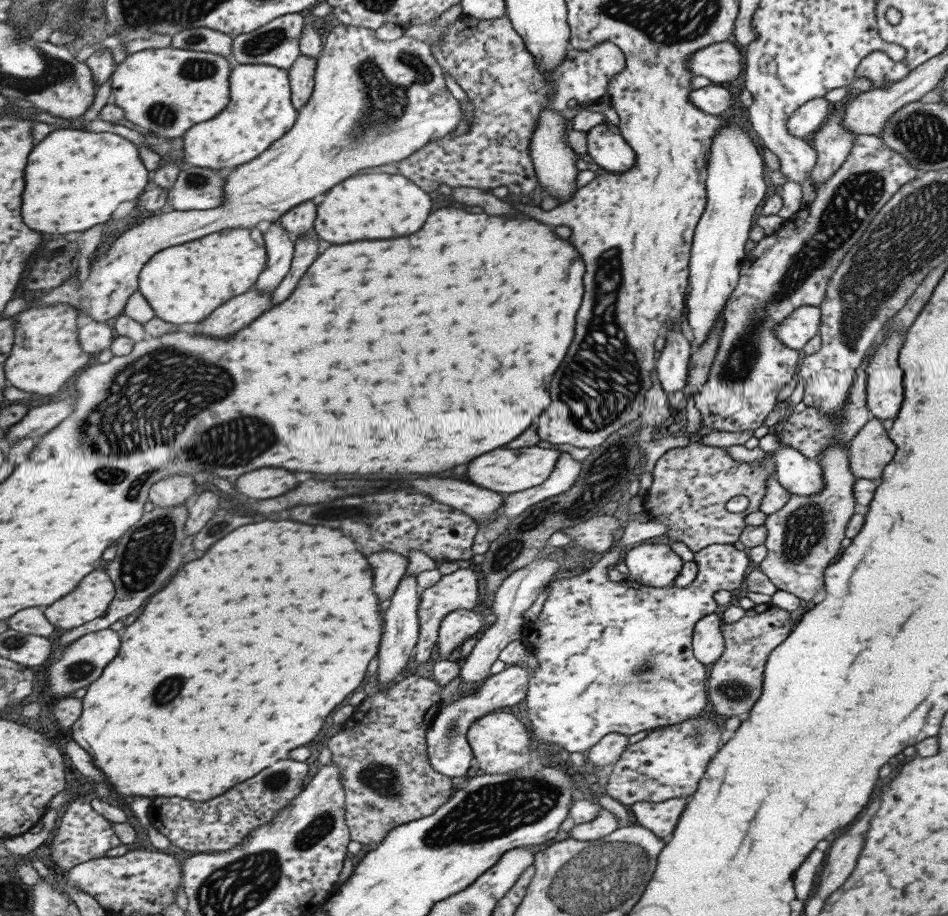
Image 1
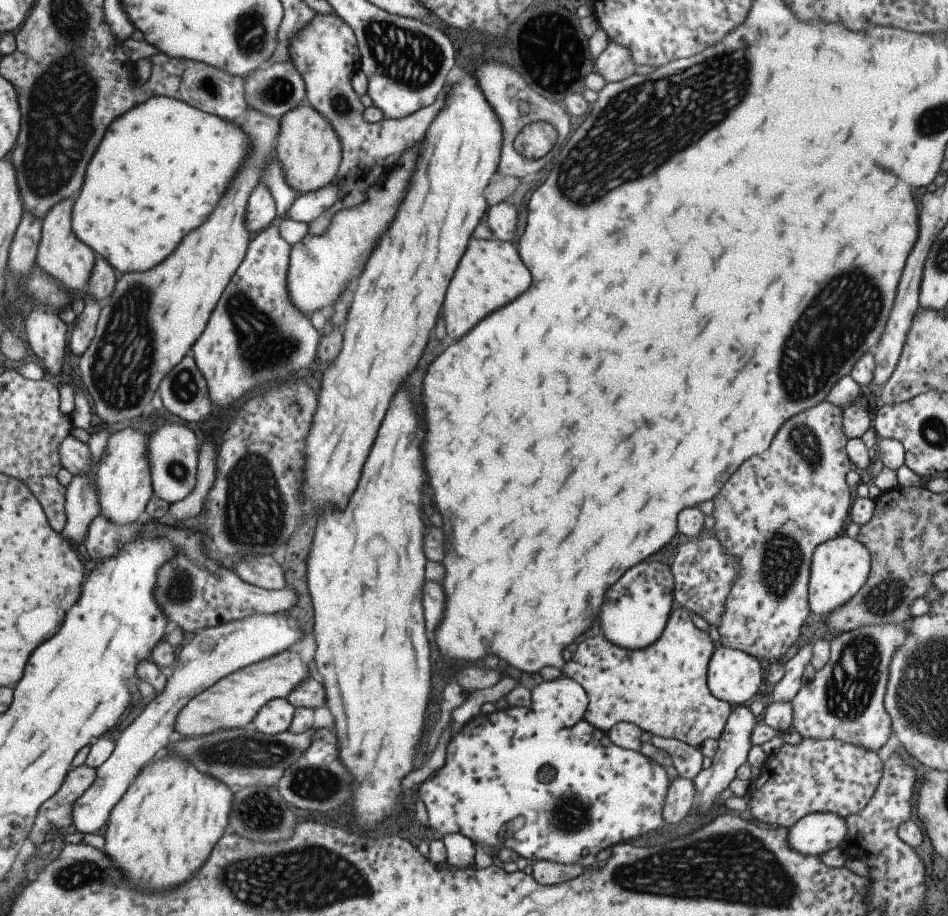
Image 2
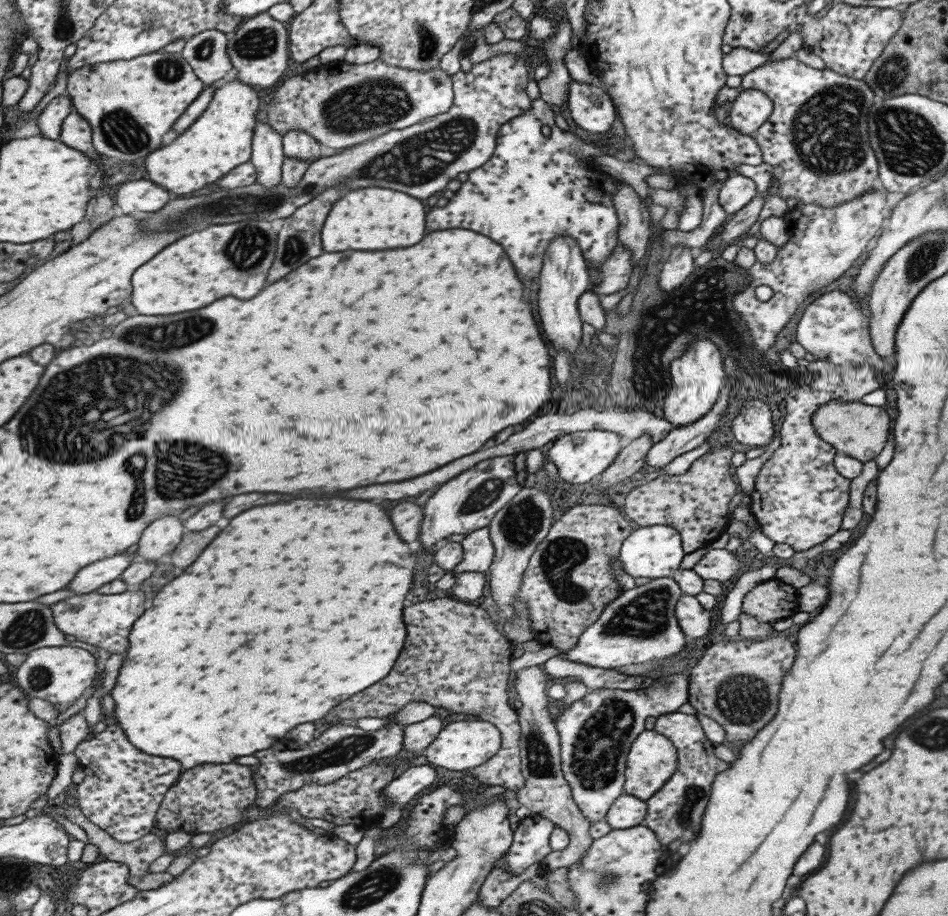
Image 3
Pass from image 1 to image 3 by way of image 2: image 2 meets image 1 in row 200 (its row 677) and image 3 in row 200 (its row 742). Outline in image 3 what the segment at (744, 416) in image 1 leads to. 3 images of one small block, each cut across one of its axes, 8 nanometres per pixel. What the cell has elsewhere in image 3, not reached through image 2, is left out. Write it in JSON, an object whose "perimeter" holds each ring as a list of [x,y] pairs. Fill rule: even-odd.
{"perimeter":[[[876,185],[855,198],[839,202],[837,206],[824,208],[816,204],[797,204],[784,214],[782,218],[786,224],[787,242],[777,248],[771,263],[752,264],[749,271],[745,272],[749,276],[749,283],[732,299],[733,310],[749,330],[758,353],[763,355],[773,344],[775,336],[789,322],[791,314],[803,300],[817,289],[839,279],[862,254],[865,244],[885,221],[885,193]],[[757,286],[768,286],[773,291],[771,298],[764,302],[757,300],[753,291]]]}

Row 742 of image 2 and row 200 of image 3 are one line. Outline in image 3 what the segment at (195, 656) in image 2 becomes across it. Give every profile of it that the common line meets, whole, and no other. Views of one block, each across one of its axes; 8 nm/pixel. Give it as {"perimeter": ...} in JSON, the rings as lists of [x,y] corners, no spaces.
{"perimeter":[[[133,179],[118,186],[115,192],[116,212],[123,215],[142,215],[158,211],[169,201],[170,193],[144,179]]]}

